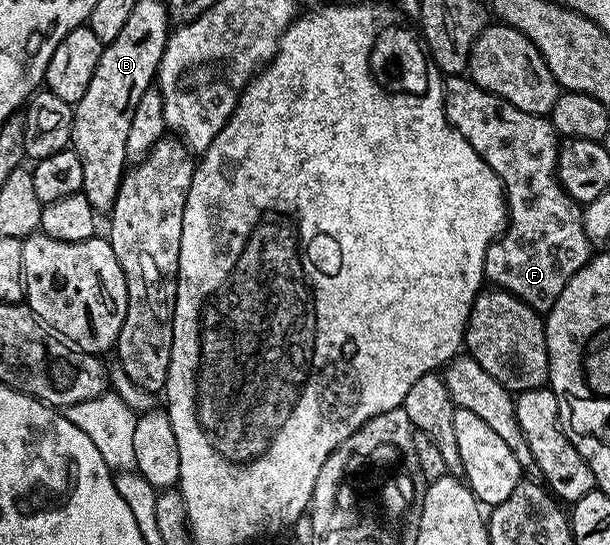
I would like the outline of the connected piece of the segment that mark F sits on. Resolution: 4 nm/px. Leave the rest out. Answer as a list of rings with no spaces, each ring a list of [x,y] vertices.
[[[450,74],[444,80],[446,94],[446,118],[450,125],[460,133],[462,137],[472,146],[472,150],[476,150],[476,154],[480,154],[480,158],[484,158],[484,162],[488,162],[488,166],[492,166],[492,170],[502,179],[502,187],[506,190],[506,207],[508,209],[508,223],[501,236],[497,240],[492,241],[490,249],[486,252],[486,261],[484,262],[484,276],[487,281],[490,280],[495,289],[503,292],[511,292],[517,300],[522,300],[528,307],[533,308],[539,314],[549,313],[550,307],[556,302],[556,298],[560,298],[560,294],[564,290],[564,286],[568,286],[568,282],[574,275],[584,267],[590,260],[592,255],[592,241],[590,235],[584,230],[582,225],[582,209],[583,205],[579,204],[567,194],[562,188],[561,182],[558,180],[558,149],[560,145],[560,137],[554,123],[546,116],[537,116],[536,114],[528,114],[524,110],[520,110],[516,106],[512,106],[512,102],[508,102],[503,96],[497,96],[495,92],[484,90],[480,85],[474,83],[473,80],[462,74]]]

